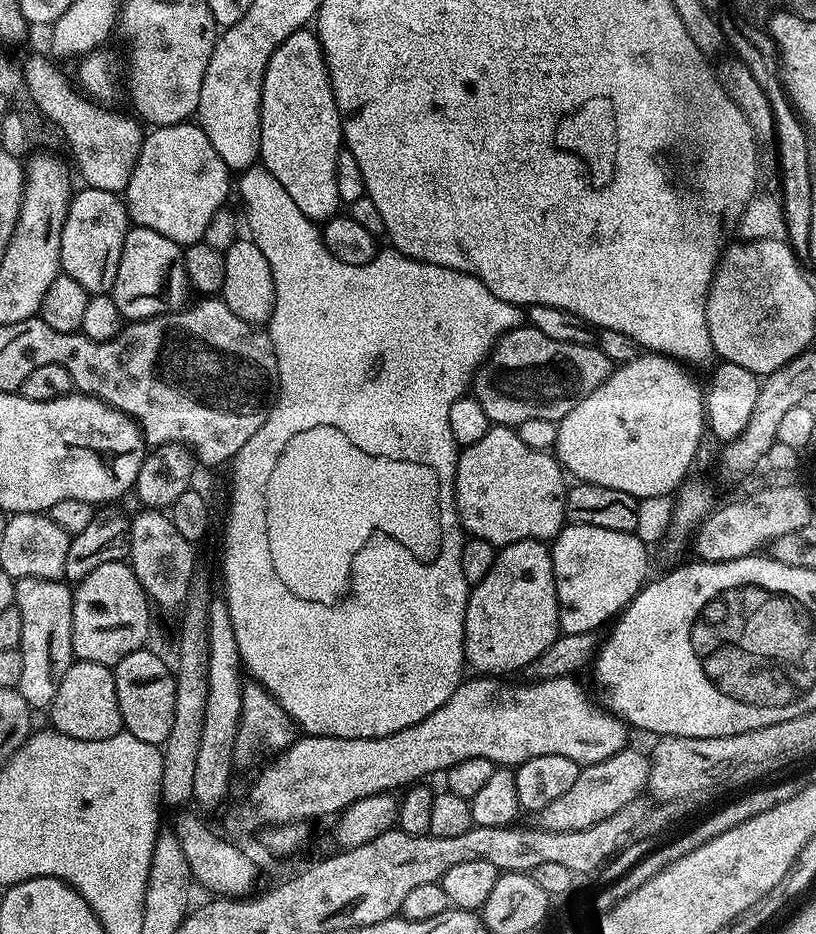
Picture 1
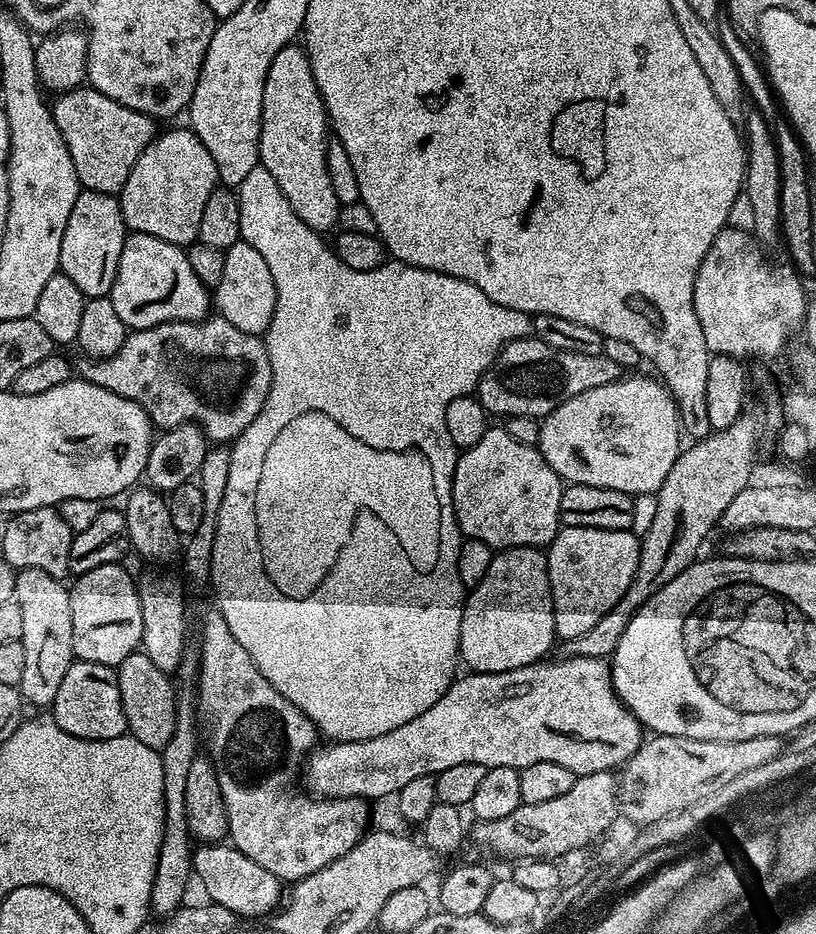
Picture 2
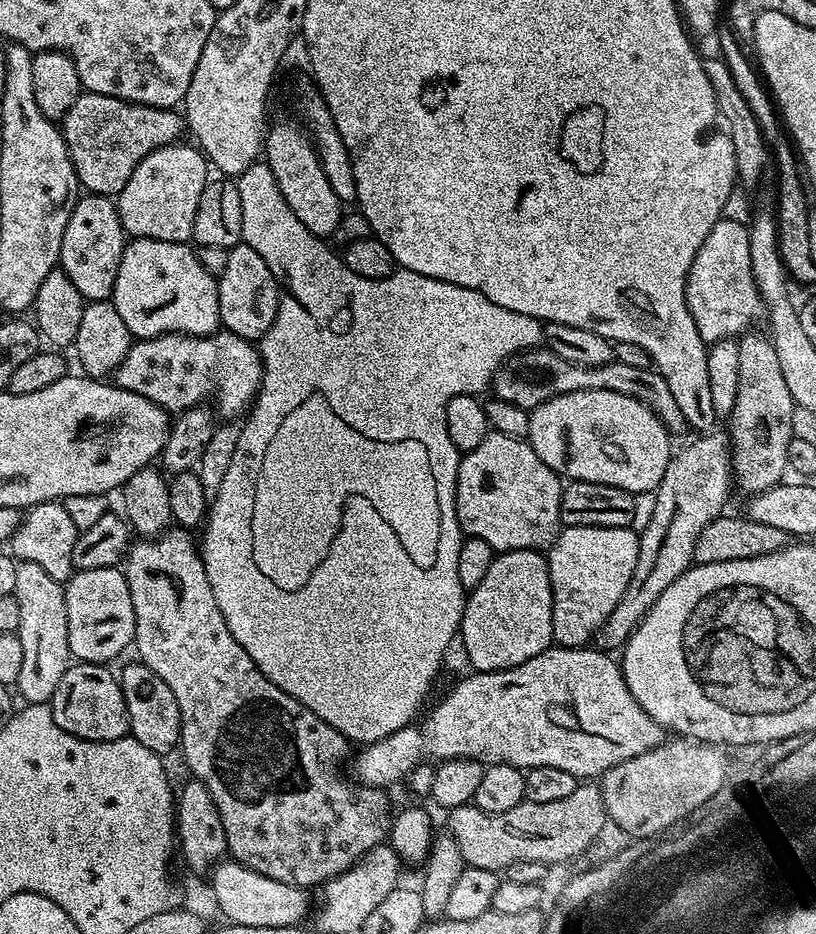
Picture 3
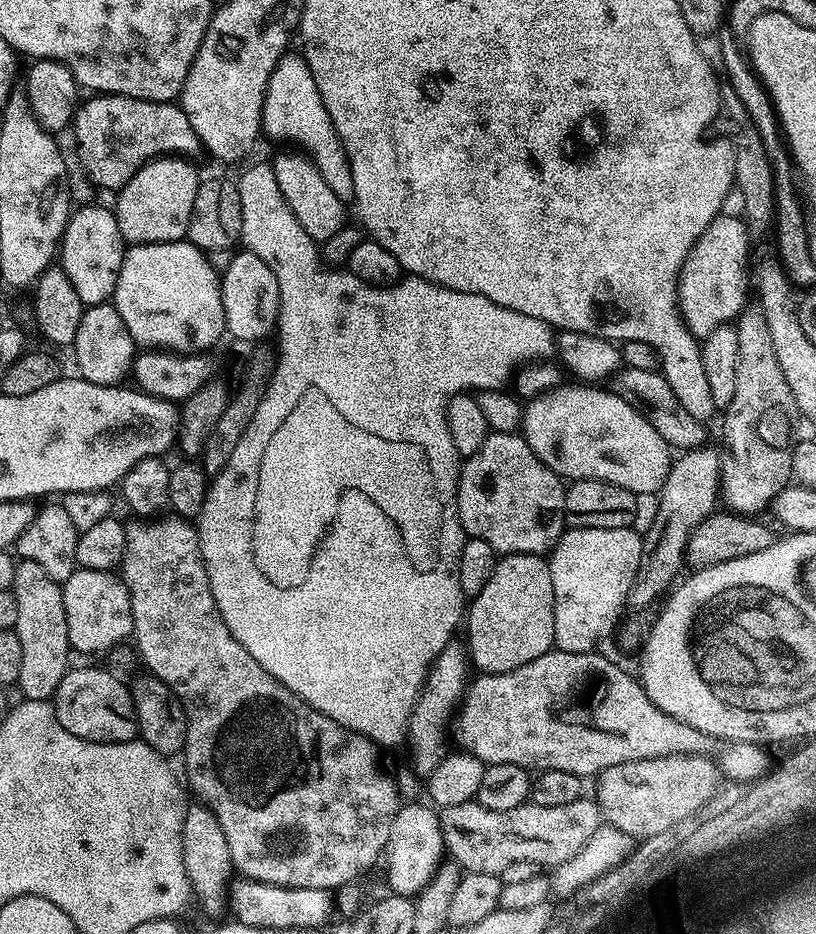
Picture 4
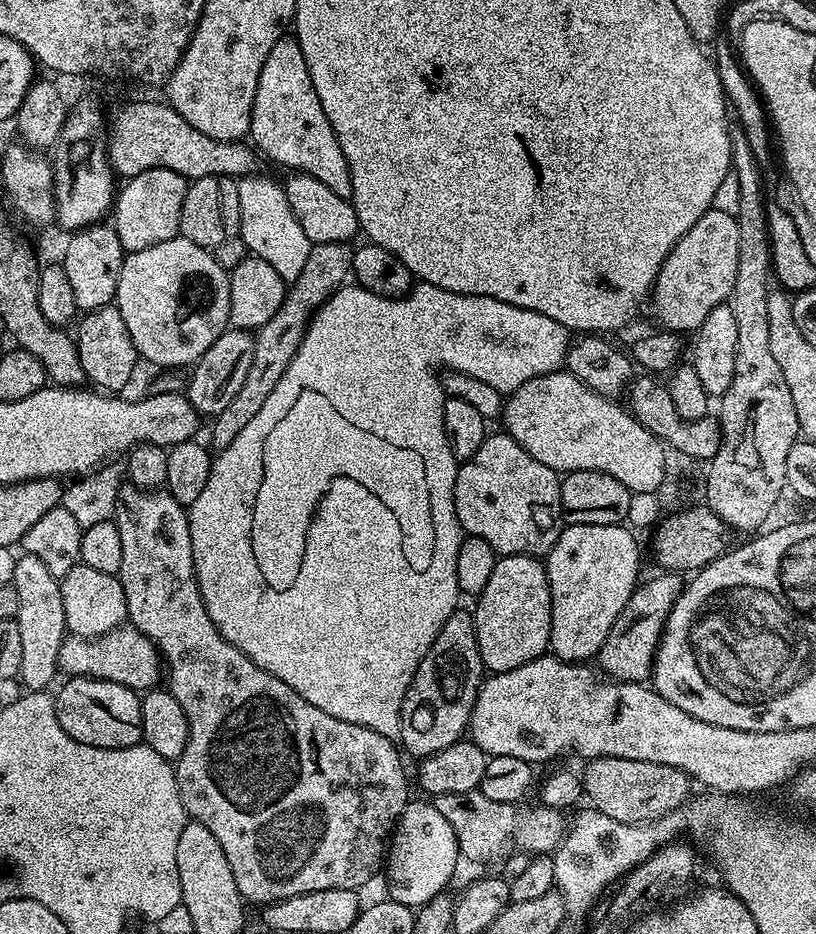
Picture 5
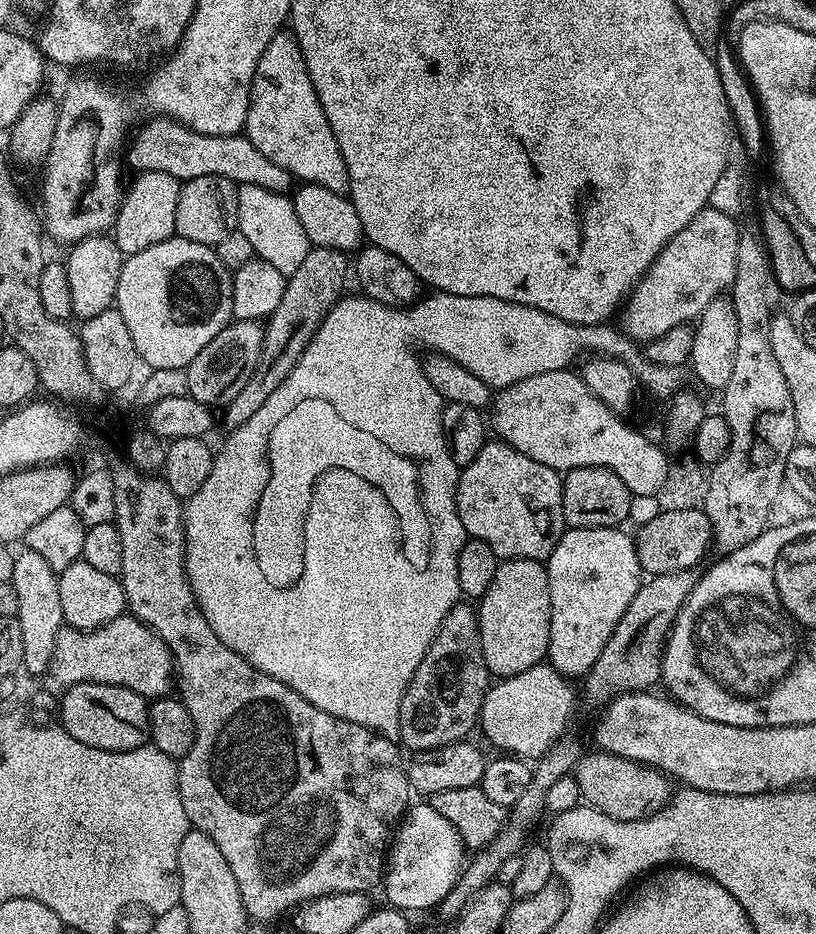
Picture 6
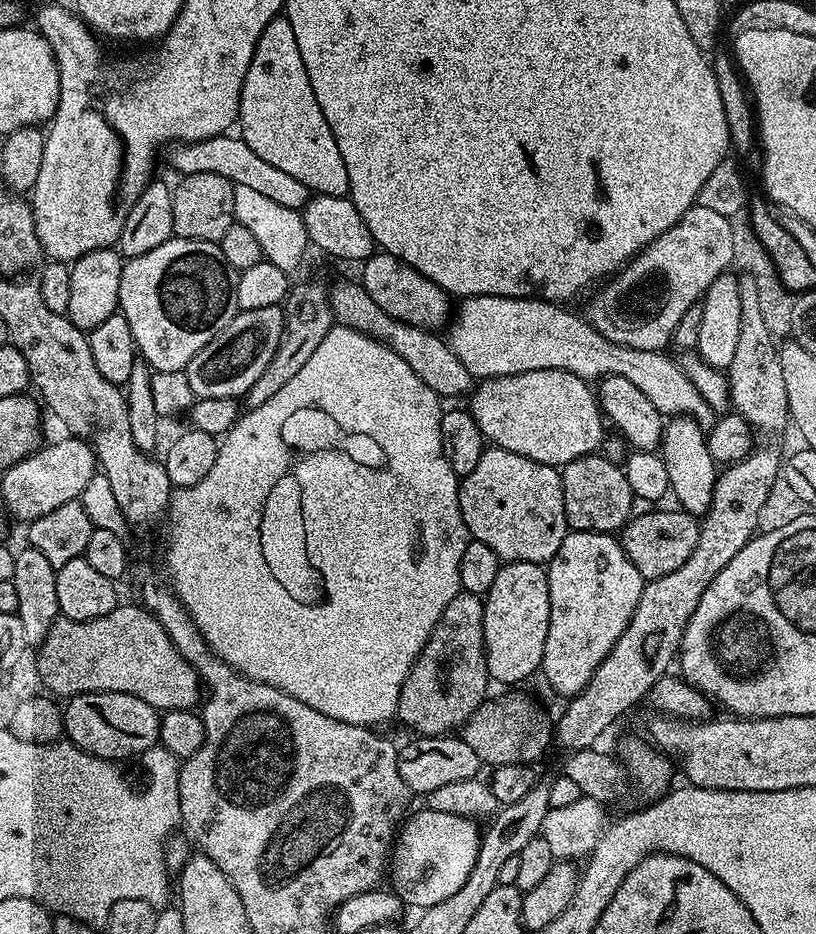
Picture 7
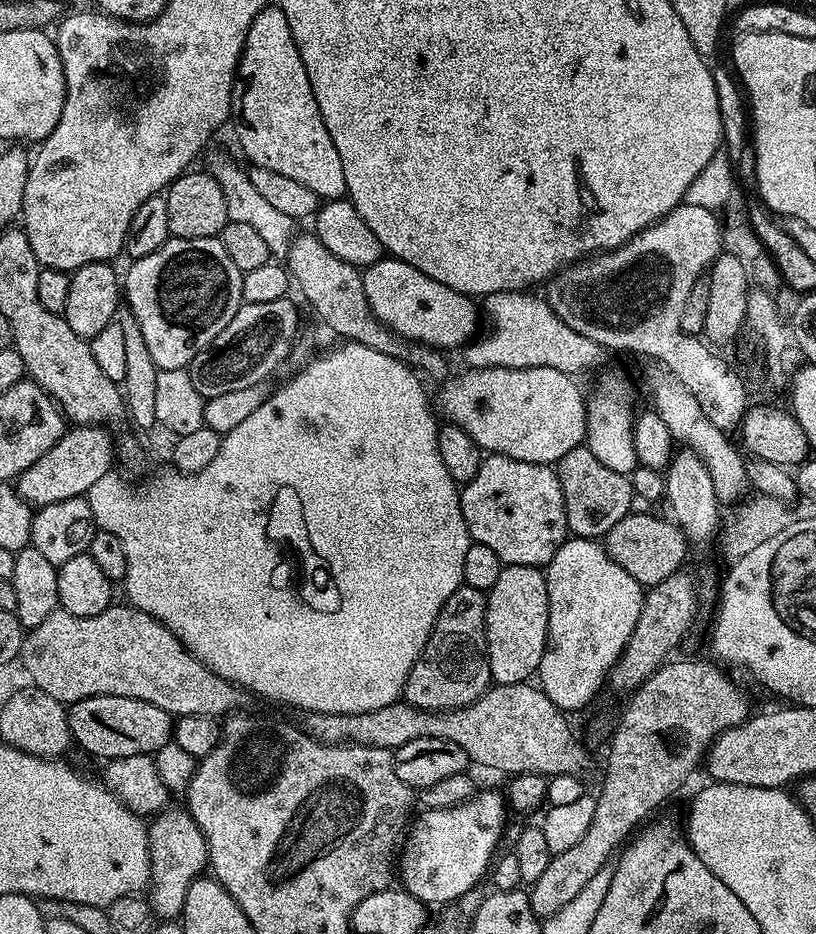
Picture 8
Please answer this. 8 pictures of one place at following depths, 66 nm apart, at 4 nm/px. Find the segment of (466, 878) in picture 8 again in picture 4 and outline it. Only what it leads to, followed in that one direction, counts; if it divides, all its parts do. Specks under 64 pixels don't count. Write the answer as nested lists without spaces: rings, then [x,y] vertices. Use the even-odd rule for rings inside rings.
[[[405,803],[394,818],[394,826],[390,826],[390,838],[386,849],[388,884],[392,887],[389,889],[398,896],[412,898],[419,894],[436,875],[446,856],[437,809],[424,804]]]

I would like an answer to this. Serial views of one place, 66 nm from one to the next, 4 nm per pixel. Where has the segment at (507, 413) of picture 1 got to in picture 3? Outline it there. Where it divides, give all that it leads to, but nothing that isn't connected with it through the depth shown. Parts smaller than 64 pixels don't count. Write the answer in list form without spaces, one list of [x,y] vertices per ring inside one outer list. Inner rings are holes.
[[[547,346],[530,348],[527,352],[517,352],[510,357],[497,372],[490,388],[495,399],[512,402],[514,406],[529,410],[558,394],[570,394],[574,390],[614,390],[618,394],[635,396],[637,400],[647,404],[669,433],[688,432],[690,428],[686,418],[682,416],[682,410],[678,410],[678,402],[674,402],[674,394],[670,394],[670,386],[666,386],[664,376],[651,367],[626,366],[615,359],[611,364],[603,364],[597,368],[583,368],[566,362],[566,358],[554,354]]]

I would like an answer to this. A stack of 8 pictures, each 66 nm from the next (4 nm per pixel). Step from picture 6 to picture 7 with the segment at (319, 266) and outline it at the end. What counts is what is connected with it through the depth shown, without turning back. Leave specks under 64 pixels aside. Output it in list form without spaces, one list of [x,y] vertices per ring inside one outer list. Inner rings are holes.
[[[304,280],[301,284],[293,283],[291,285],[282,305],[284,333],[280,339],[280,345],[278,350],[274,350],[274,358],[270,358],[270,366],[266,366],[266,370],[262,370],[258,382],[254,382],[254,386],[250,386],[250,390],[246,393],[248,408],[262,406],[262,402],[266,402],[278,390],[282,390],[282,386],[286,386],[286,382],[290,382],[290,378],[294,378],[294,374],[298,374],[298,370],[302,370],[302,366],[310,359],[310,354],[314,354],[314,350],[318,350],[322,338],[326,338],[326,334],[334,326],[332,307],[328,297],[329,291],[327,283],[319,284],[316,280]]]

